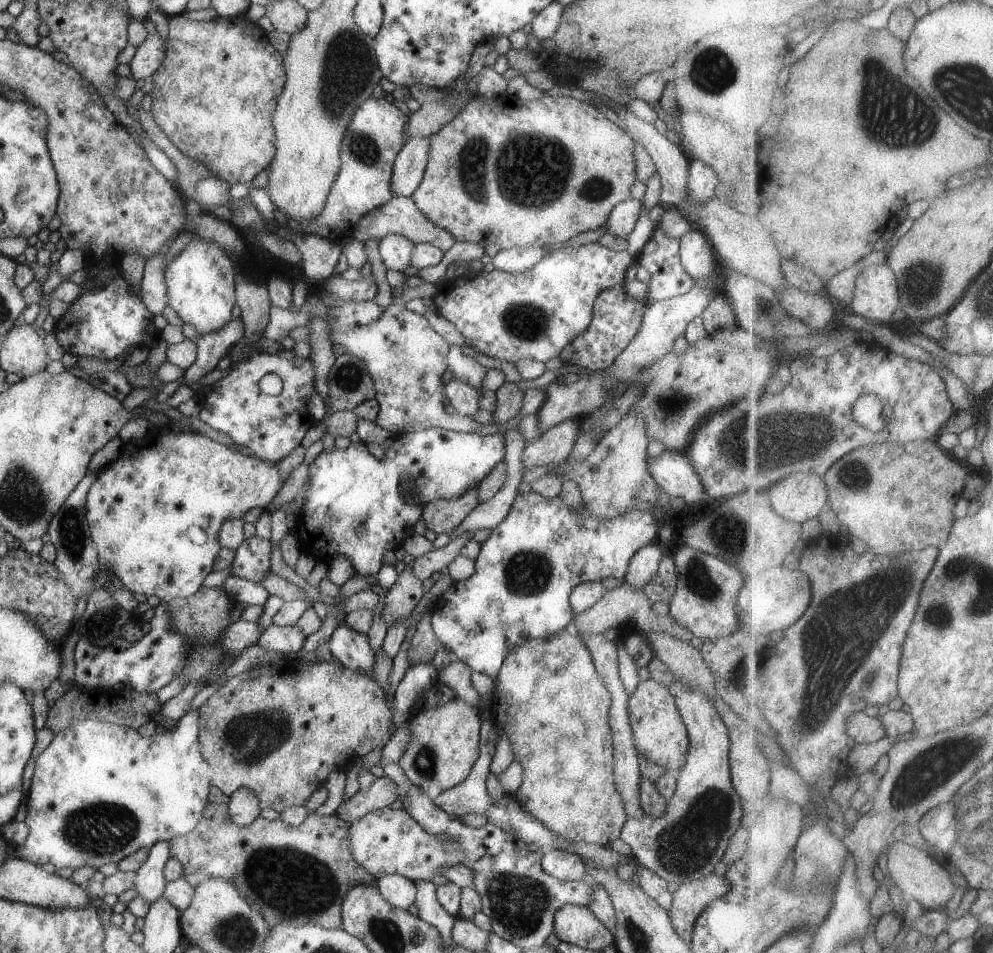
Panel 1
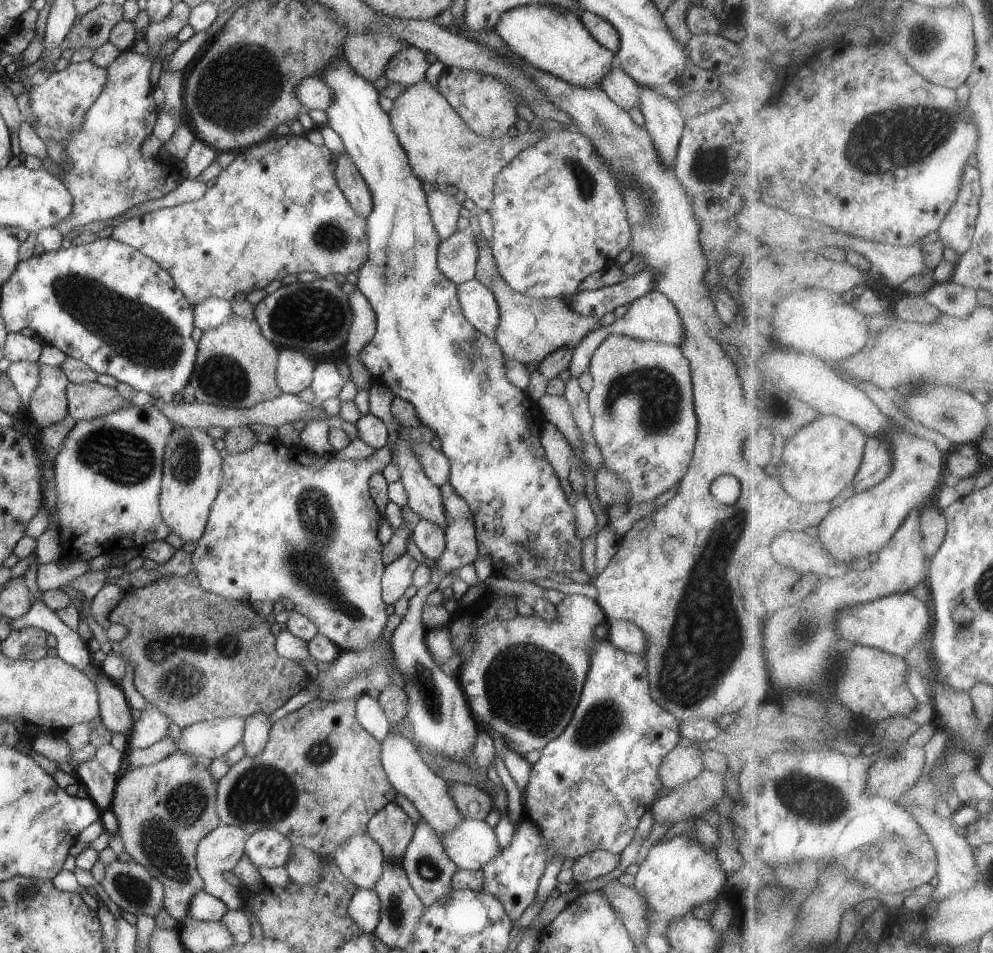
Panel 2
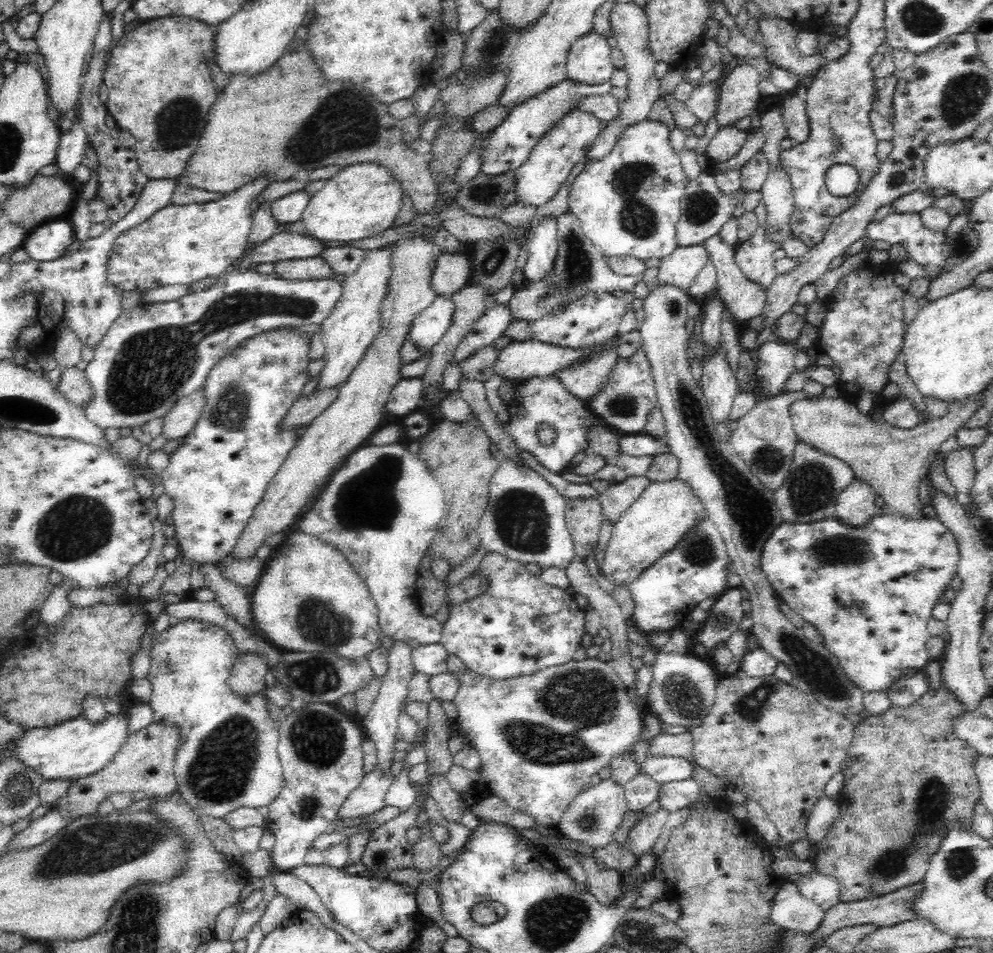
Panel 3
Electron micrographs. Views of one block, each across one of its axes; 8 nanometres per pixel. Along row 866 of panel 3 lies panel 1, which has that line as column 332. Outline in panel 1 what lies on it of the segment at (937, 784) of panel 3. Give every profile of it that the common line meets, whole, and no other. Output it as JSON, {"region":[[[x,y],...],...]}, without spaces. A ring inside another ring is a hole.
{"region":[[[208,803],[203,810],[198,824],[188,833],[171,838],[171,856],[183,866],[184,878],[193,886],[199,885],[203,879],[224,877],[231,880],[238,892],[250,906],[280,906],[270,912],[270,924],[282,920],[286,916],[286,908],[290,918],[294,916],[298,922],[310,920],[310,923],[321,924],[326,928],[340,928],[342,924],[341,904],[349,888],[358,883],[373,885],[375,878],[364,870],[356,859],[353,859],[349,846],[350,824],[336,814],[320,817],[310,813],[301,825],[287,825],[279,818],[273,821],[256,817],[246,826],[238,826],[231,821],[227,804]]]}

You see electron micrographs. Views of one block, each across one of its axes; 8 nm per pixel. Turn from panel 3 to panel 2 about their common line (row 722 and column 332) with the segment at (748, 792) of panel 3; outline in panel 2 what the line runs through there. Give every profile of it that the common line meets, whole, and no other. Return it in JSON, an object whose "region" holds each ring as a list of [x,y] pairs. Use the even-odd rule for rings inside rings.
{"region":[[[315,699],[303,708],[300,708],[300,710],[296,710],[274,722],[270,726],[268,743],[258,756],[245,756],[243,760],[231,766],[228,772],[224,774],[224,777],[216,784],[216,812],[218,812],[221,823],[242,828],[248,836],[263,829],[276,830],[276,832],[288,836],[288,840],[292,840],[295,846],[312,850],[312,852],[316,852],[322,859],[332,857],[334,850],[339,848],[340,844],[346,842],[348,838],[352,838],[352,834],[364,834],[364,832],[367,832],[368,822],[376,812],[379,812],[390,802],[395,802],[397,792],[392,788],[392,784],[388,782],[386,772],[382,768],[380,752],[380,742],[362,728],[356,718],[354,699],[328,702],[326,704]]]}

